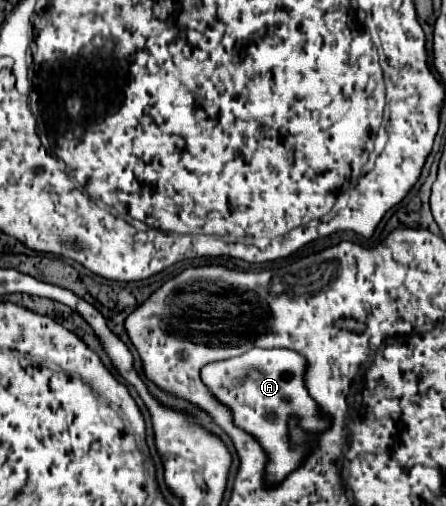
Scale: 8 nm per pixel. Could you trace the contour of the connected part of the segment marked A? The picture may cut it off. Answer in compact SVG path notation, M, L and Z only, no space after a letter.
M250 349L240 357L214 361L200 369L202 383L214 393L216 401L228 405L234 425L250 433L258 445L262 445L268 459L264 467L264 481L268 485L284 481L284 477L302 465L304 455L310 453L310 445L292 445L288 427L290 417L296 417L302 431L310 435L330 429L330 417L320 413L318 403L306 389L306 369L306 359L290 349Z

